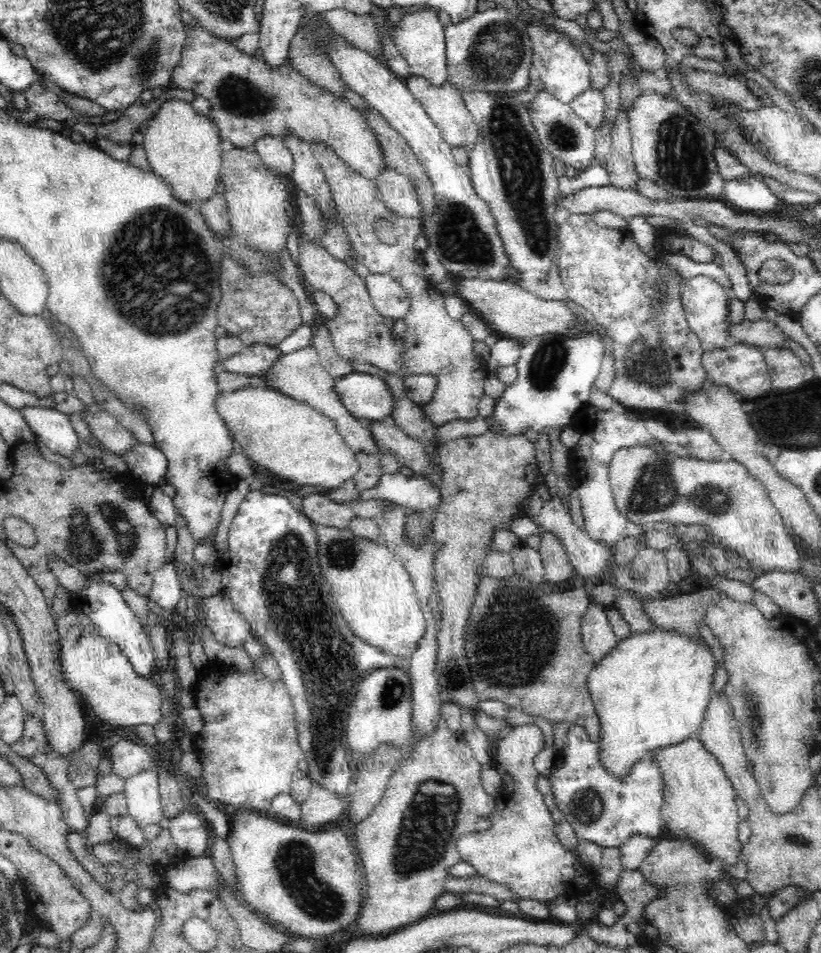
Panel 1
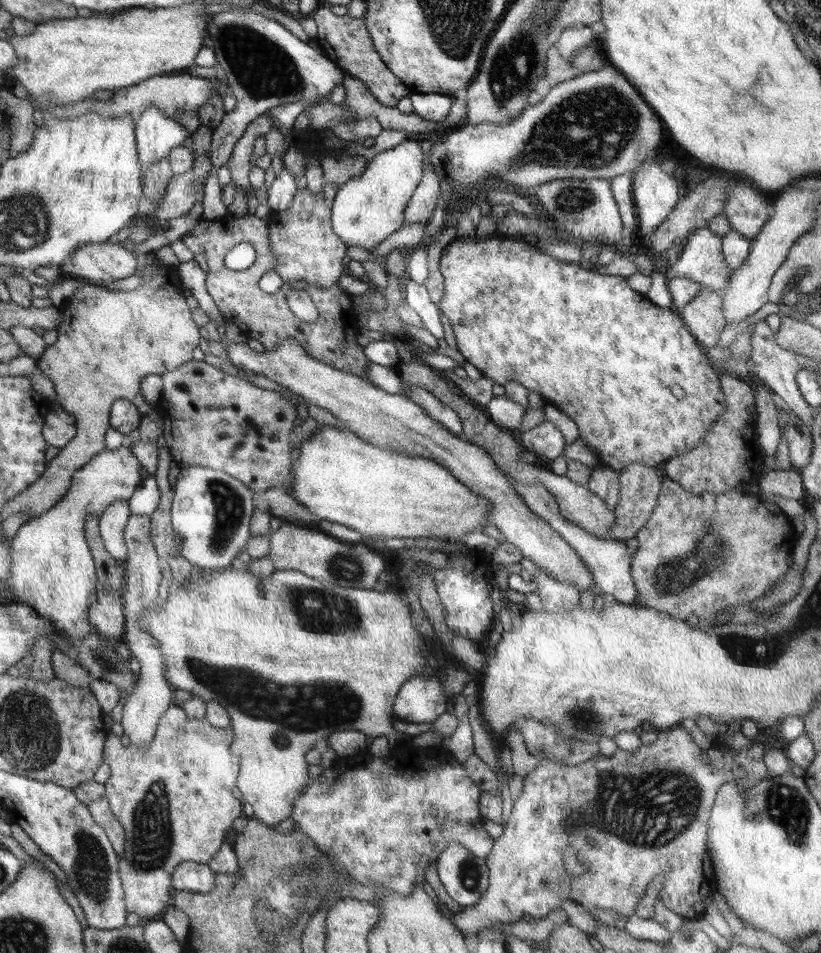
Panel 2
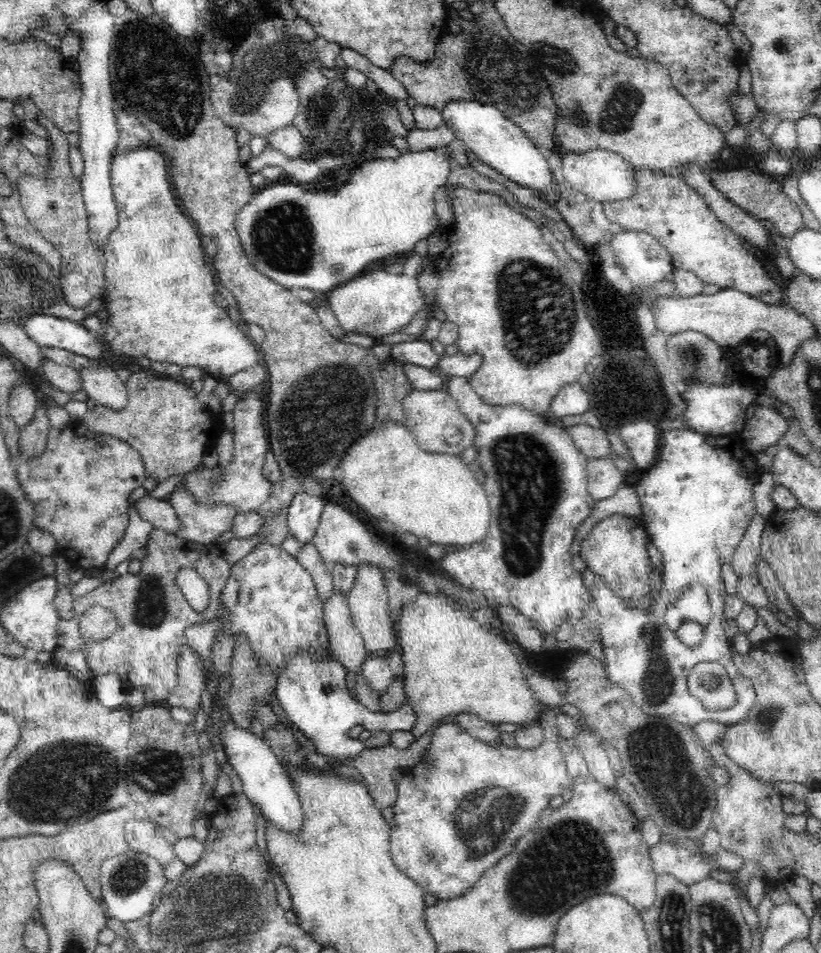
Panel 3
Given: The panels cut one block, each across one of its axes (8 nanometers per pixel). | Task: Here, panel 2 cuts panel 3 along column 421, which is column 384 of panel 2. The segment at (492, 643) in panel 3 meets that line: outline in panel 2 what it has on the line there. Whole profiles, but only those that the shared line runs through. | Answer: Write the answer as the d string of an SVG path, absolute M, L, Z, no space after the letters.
M229 568L225 572L201 572L199 576L193 574L189 584L171 584L167 598L163 600L163 606L159 606L157 602L153 606L147 606L143 610L143 614L137 618L137 626L149 634L149 638L153 638L161 650L163 656L163 678L175 686L177 690L185 690L193 696L201 696L205 702L207 700L217 700L225 712L231 716L231 728L233 728L233 750L239 752L239 778L237 778L237 794L241 798L241 802L251 804L253 808L253 818L261 820L265 826L277 826L279 822L283 822L285 818L291 816L291 812L295 810L295 800L299 800L299 796L307 790L309 786L309 778L307 778L307 768L309 762L305 760L305 754L313 748L319 748L323 744L325 738L329 738L329 734L333 732L343 732L343 730L359 730L365 732L371 738L377 736L385 736L389 742L389 748L401 748L411 744L411 736L403 734L399 730L393 728L391 724L391 712L393 712L393 704L395 704L395 696L399 692L399 688L411 680L411 676L415 676L417 672L423 672L427 666L423 666L423 658L421 658L421 650L419 646L423 644L417 638L417 632L413 630L413 624L409 618L409 606L399 600L393 592L375 592L375 590L359 590L359 588L343 588L337 584L323 584L321 580L313 580L307 578L307 574L301 572L293 572L293 570L273 570L273 574L269 574L267 578L259 578L253 576L247 570L237 568Z

